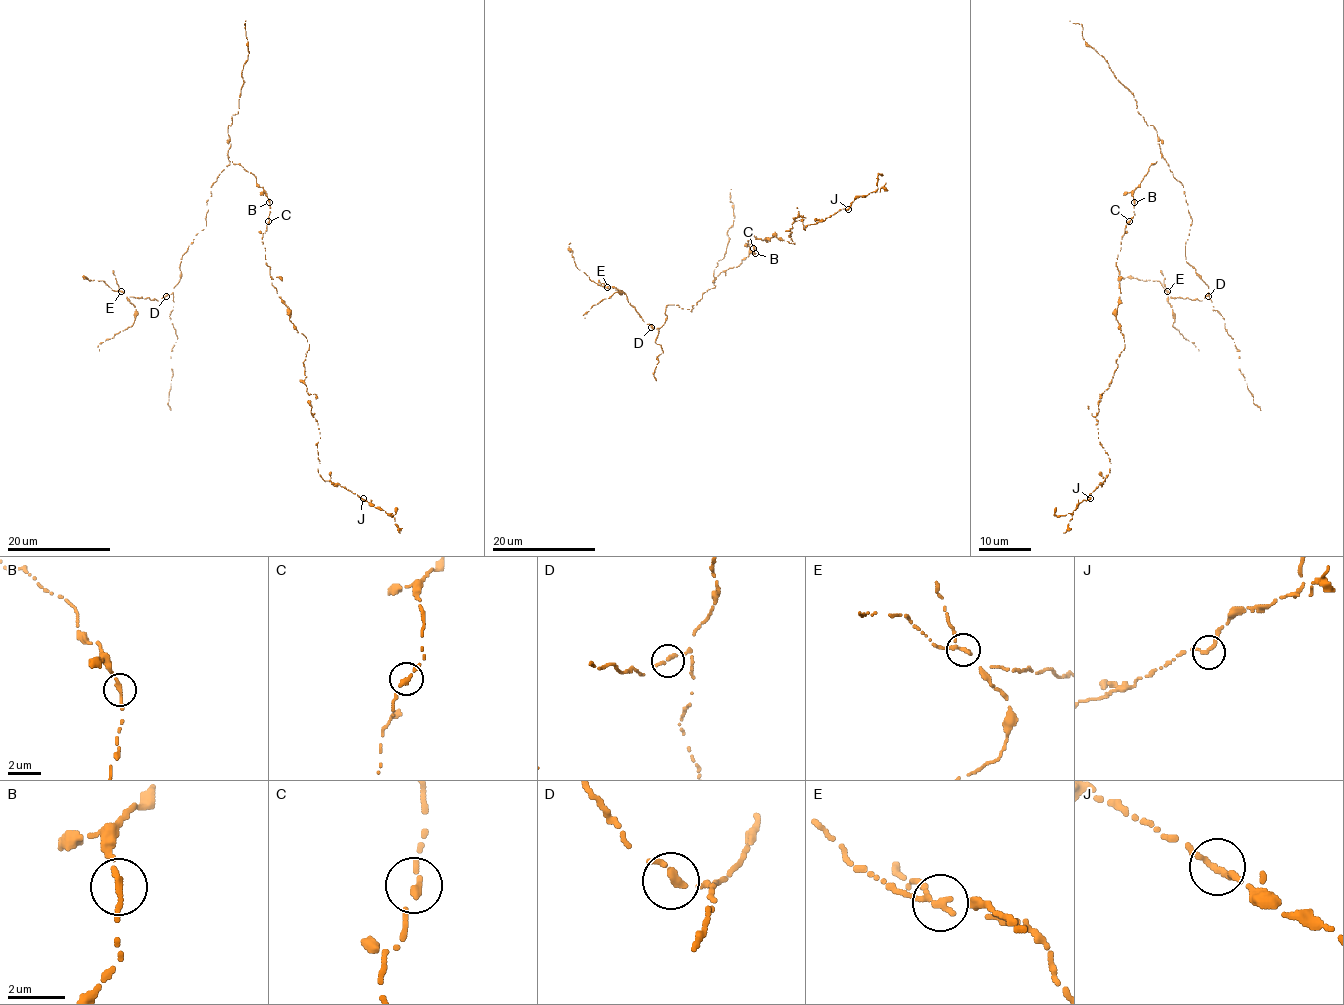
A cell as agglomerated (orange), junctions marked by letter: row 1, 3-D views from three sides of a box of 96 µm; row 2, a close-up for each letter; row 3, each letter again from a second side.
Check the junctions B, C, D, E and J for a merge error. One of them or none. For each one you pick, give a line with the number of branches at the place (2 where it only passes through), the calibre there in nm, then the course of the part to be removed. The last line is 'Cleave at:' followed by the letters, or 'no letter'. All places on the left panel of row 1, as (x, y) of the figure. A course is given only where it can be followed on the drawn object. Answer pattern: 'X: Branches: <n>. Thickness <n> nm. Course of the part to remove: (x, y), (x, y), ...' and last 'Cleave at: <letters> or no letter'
E: Branches: 1. Thickness 320 nm. Course of the part to remove: (121, 291), (136, 309), (134, 322), (101, 342), (99, 351)
Cleave at: E

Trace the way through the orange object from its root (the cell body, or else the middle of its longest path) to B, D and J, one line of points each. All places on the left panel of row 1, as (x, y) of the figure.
B: (269, 222), (269, 202)
D: (269, 222), (267, 193), (228, 158), (211, 186), (206, 225), (182, 255), (181, 278), (166, 296)
J: (269, 222), (261, 242), (272, 285), (309, 344), (303, 362), (320, 432), (317, 471), (363, 498)

